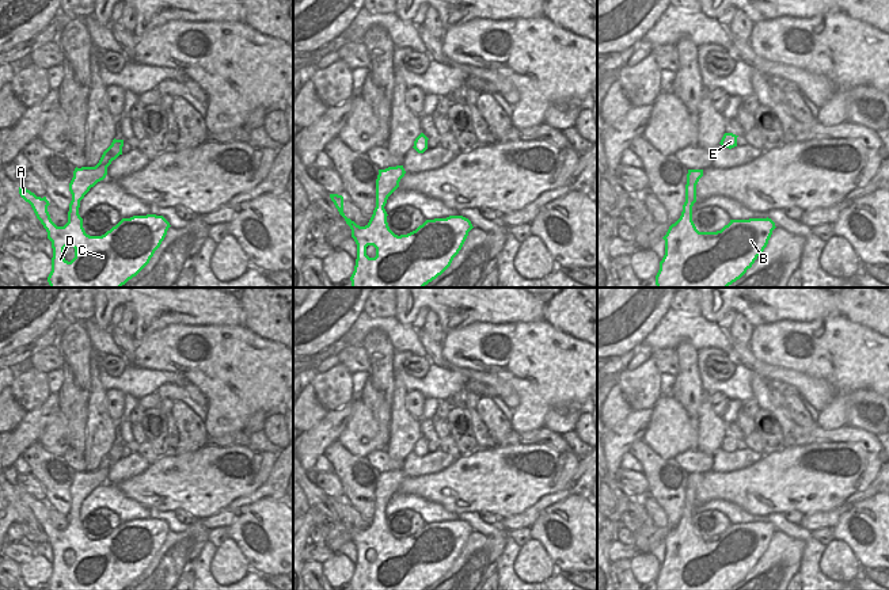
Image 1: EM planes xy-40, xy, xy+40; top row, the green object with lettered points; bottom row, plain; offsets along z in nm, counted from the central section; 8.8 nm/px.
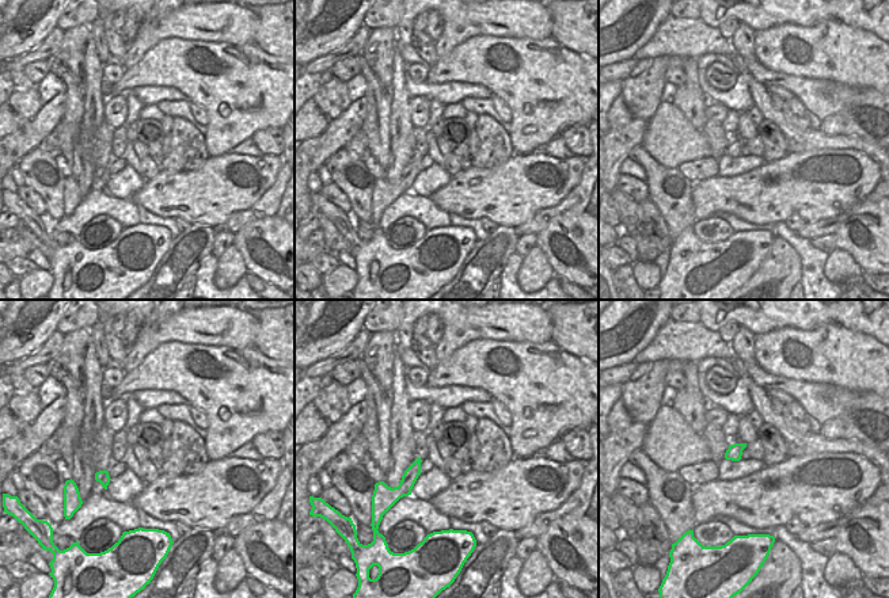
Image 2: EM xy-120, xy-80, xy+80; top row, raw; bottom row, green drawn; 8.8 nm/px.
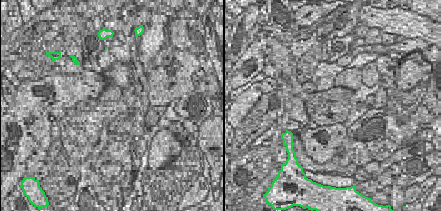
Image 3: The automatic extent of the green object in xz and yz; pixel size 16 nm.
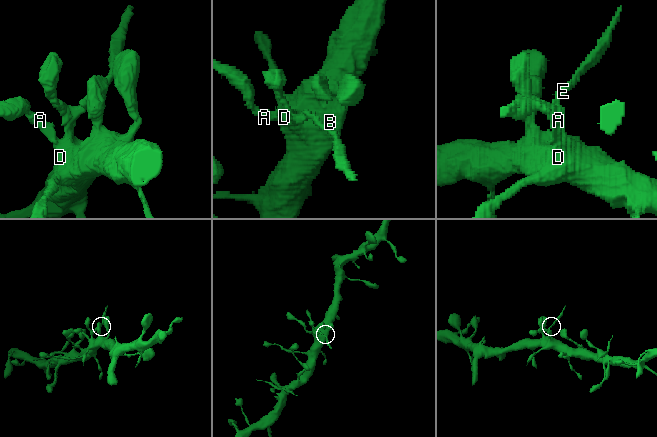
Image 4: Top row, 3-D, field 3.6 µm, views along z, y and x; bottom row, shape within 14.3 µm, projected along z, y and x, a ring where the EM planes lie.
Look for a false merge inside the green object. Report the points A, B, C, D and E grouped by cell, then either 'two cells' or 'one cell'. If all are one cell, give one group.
A B C D E; one cell

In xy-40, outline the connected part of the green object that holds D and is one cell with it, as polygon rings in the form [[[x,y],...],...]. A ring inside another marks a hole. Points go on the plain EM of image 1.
[[[113,444],[95,471],[75,472],[69,487],[72,505],[68,526],[57,530],[48,515],[46,500],[37,500],[19,491],[52,545],[50,590],[122,590],[136,581],[151,564],[164,544],[170,526],[163,519],[147,518],[122,522],[102,540],[90,540],[79,518],[80,505],[107,479],[107,471],[122,458],[124,444]],[[73,551],[75,562],[68,566],[64,552]]]

